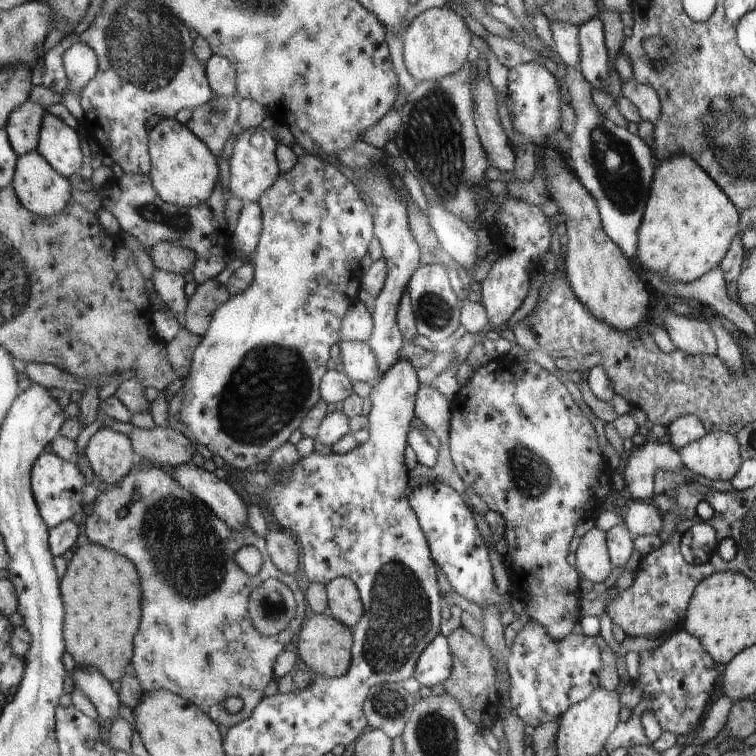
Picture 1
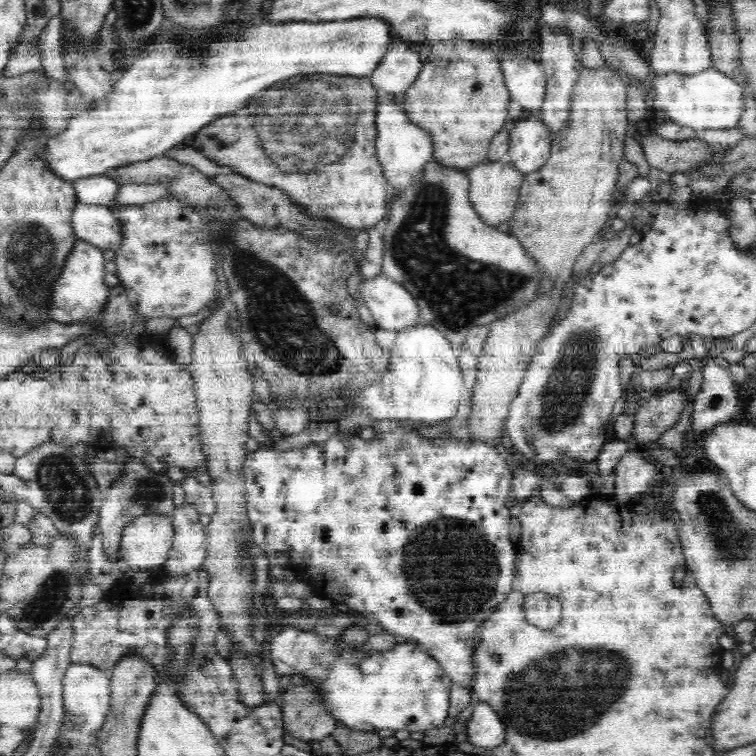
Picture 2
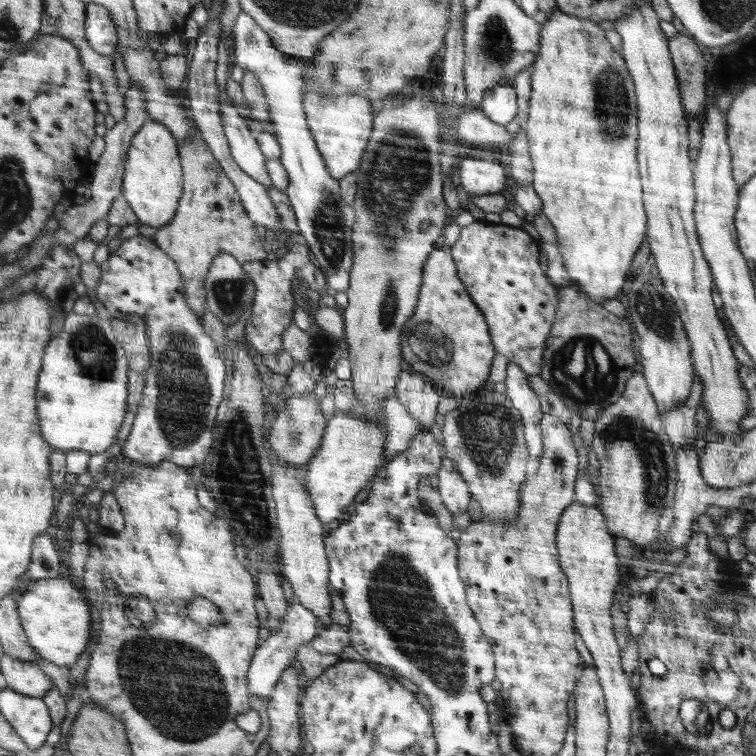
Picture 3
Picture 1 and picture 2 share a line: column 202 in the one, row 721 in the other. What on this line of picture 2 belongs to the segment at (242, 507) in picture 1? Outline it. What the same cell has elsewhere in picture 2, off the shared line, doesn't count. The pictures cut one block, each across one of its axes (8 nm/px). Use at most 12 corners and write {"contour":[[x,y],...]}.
{"contour":[[478,703],[462,737],[493,749],[504,725],[488,703]]}

